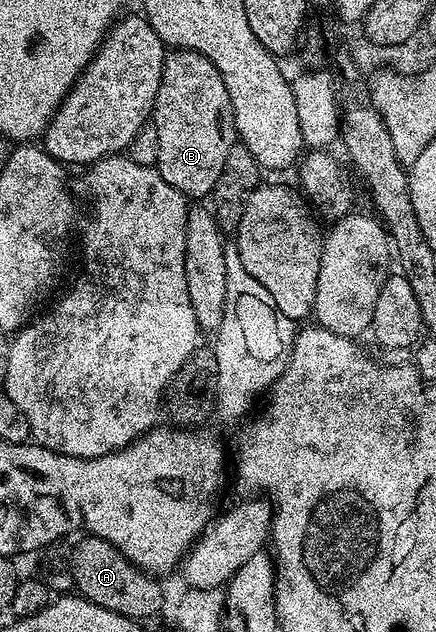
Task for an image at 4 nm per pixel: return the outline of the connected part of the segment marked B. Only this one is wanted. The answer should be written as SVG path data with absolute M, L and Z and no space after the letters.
M173 50L164 56L164 68L162 69L162 81L158 85L158 97L154 101L154 109L152 110L151 123L158 129L158 170L160 176L166 181L166 185L170 185L174 189L178 189L180 194L192 201L200 201L203 195L211 196L215 189L218 177L222 174L223 166L226 164L226 157L229 156L233 146L238 143L236 126L234 125L234 109L230 101L230 93L226 93L226 81L222 77L222 73L218 73L218 69L206 57L202 57L202 53L194 53L193 51Z

